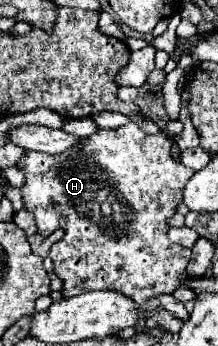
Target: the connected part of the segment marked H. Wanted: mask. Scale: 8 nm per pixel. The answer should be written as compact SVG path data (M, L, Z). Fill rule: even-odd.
M130 121L114 129L98 127L96 133L80 141L80 145L72 145L72 149L66 149L60 155L26 151L18 159L16 167L26 177L26 183L20 189L24 209L34 213L38 233L48 237L56 229L64 231L64 237L50 249L54 271L64 281L64 297L106 289L122 293L136 305L142 305L152 297L172 293L180 287L178 275L186 273L192 253L190 249L172 243L166 233L170 229L168 219L182 203L182 189L194 171L180 161L174 161L170 149L172 141L164 133L146 135L134 121Z

